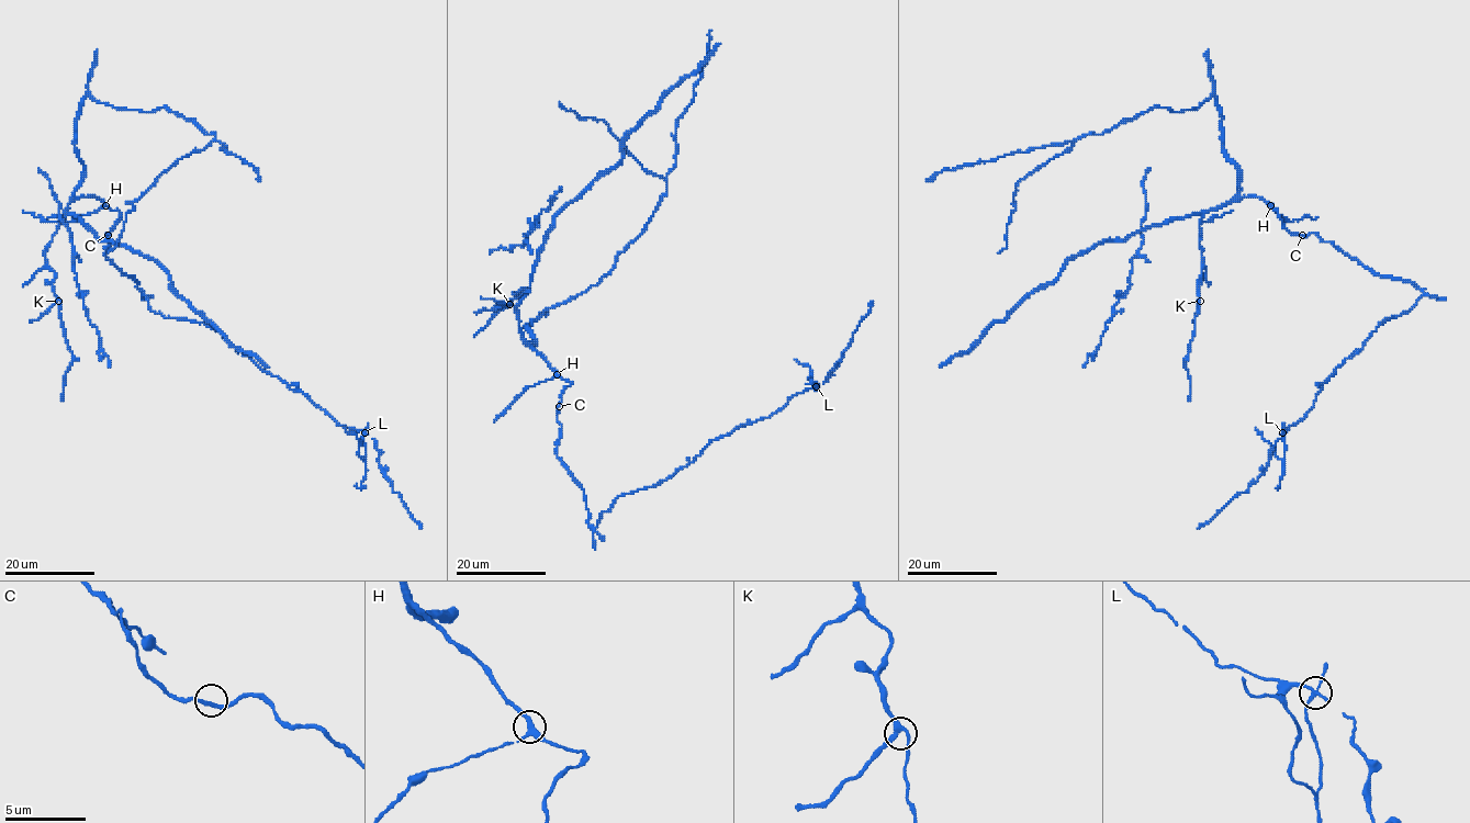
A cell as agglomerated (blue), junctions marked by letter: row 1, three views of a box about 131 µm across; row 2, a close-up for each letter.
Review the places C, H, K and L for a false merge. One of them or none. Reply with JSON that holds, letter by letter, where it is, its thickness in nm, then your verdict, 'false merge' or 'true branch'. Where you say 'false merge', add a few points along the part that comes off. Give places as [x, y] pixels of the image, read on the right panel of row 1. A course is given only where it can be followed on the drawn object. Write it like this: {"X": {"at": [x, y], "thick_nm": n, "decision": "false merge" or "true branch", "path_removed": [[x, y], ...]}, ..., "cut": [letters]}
{"C": {"at": [1302, 235], "thick_nm": 200, "decision": "true branch"}, "H": {"at": [1270, 205], "thick_nm": 280, "decision": "true branch"}, "K": {"at": [1200, 301], "thick_nm": 260, "decision": "true branch"}, "L": {"at": [1282, 432], "thick_nm": 180, "decision": "false merge", "path_removed": [[1282, 432], [1285, 459], [1281, 461], [1255, 428]]}, "cut": ["L"]}

